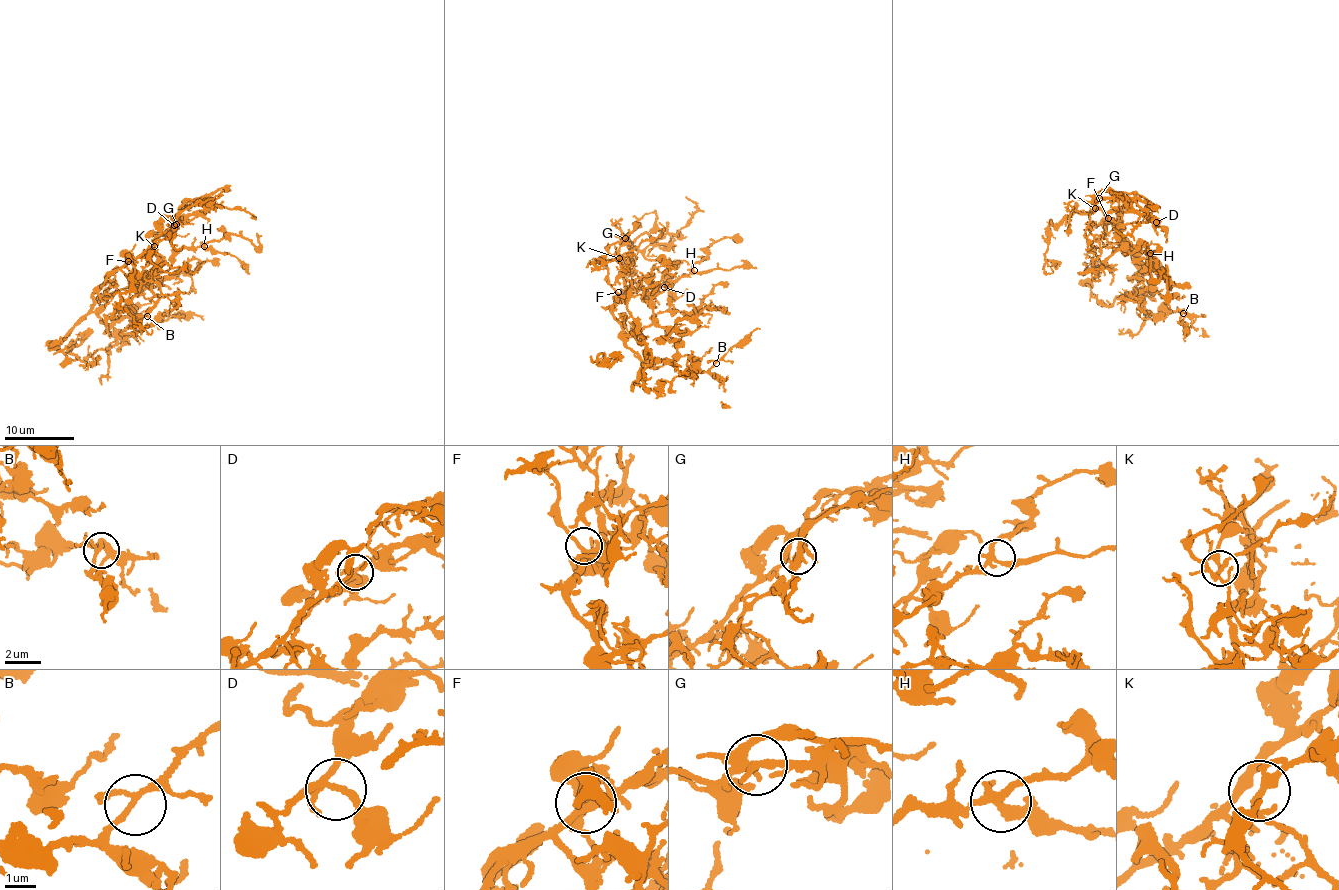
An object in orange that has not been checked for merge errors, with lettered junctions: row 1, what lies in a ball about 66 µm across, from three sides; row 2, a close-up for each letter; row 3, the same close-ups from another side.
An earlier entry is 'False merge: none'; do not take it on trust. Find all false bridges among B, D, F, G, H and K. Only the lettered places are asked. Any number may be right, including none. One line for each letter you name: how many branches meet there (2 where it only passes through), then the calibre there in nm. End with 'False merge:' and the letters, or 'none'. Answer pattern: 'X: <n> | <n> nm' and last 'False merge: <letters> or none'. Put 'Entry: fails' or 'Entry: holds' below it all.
G: 5 | 280 nm
False merge: G
Entry: fails

